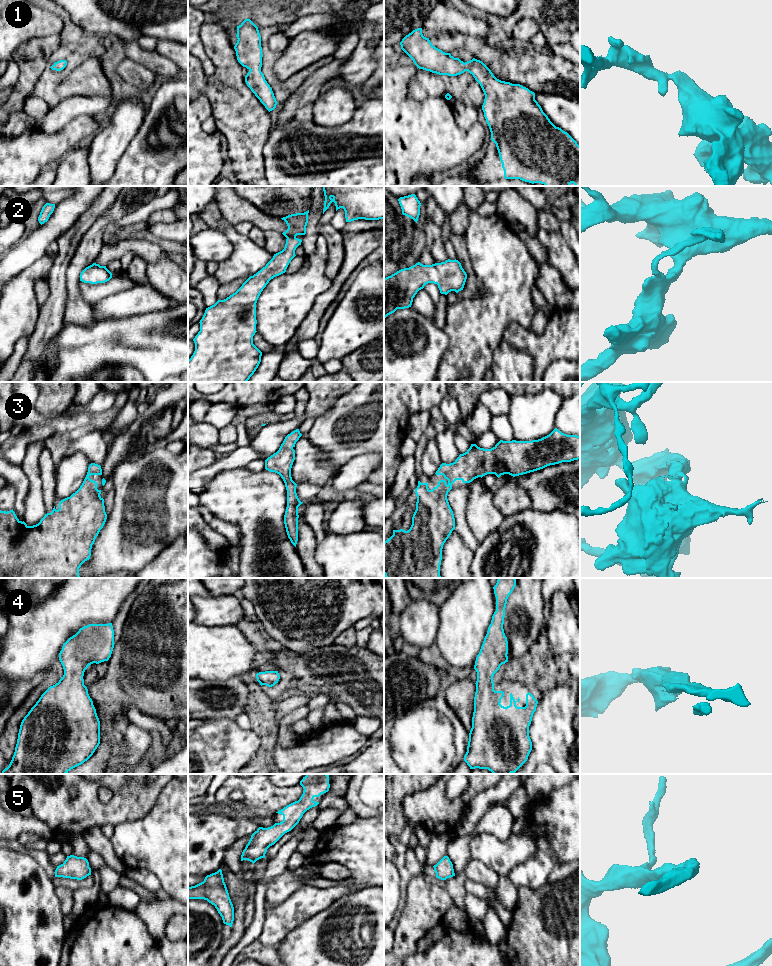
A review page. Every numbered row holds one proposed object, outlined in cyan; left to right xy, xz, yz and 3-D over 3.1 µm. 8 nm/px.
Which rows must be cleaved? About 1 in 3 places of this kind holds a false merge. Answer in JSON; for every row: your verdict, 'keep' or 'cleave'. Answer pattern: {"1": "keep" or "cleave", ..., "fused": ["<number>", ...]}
{"1": "keep", "2": "keep", "3": "keep", "4": "keep", "5": "keep", "fused": []}

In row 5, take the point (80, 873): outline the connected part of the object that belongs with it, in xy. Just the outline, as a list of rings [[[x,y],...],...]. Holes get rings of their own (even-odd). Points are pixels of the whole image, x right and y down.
[[[67,856],[63,864],[57,866],[55,877],[82,880],[91,875],[89,862],[84,857]]]

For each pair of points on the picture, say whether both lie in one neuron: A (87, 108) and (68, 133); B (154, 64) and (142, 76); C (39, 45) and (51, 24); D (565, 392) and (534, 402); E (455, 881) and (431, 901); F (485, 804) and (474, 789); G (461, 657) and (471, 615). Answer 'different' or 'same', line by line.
A: different
B: different
C: different
D: different
E: different
F: different
G: same

